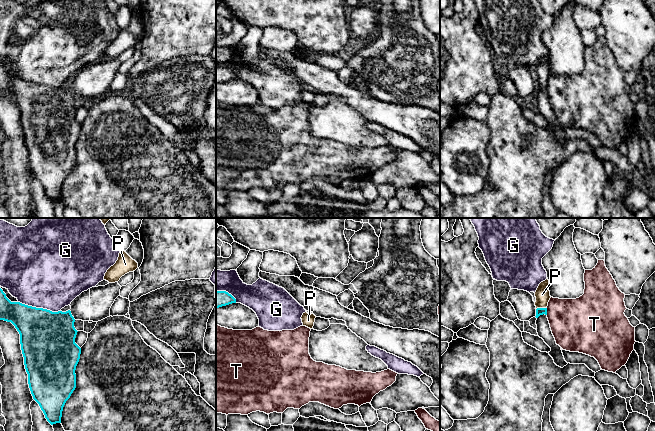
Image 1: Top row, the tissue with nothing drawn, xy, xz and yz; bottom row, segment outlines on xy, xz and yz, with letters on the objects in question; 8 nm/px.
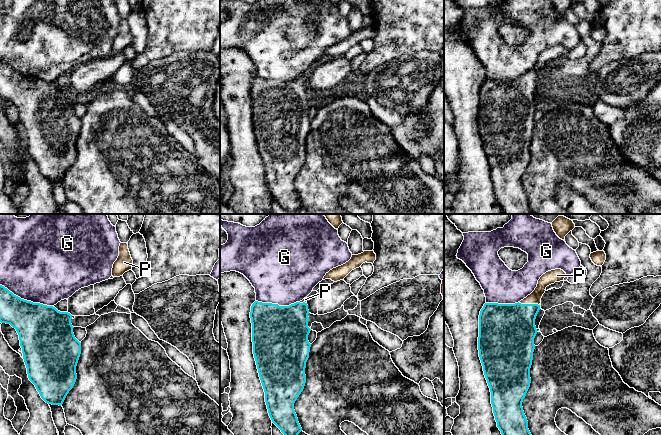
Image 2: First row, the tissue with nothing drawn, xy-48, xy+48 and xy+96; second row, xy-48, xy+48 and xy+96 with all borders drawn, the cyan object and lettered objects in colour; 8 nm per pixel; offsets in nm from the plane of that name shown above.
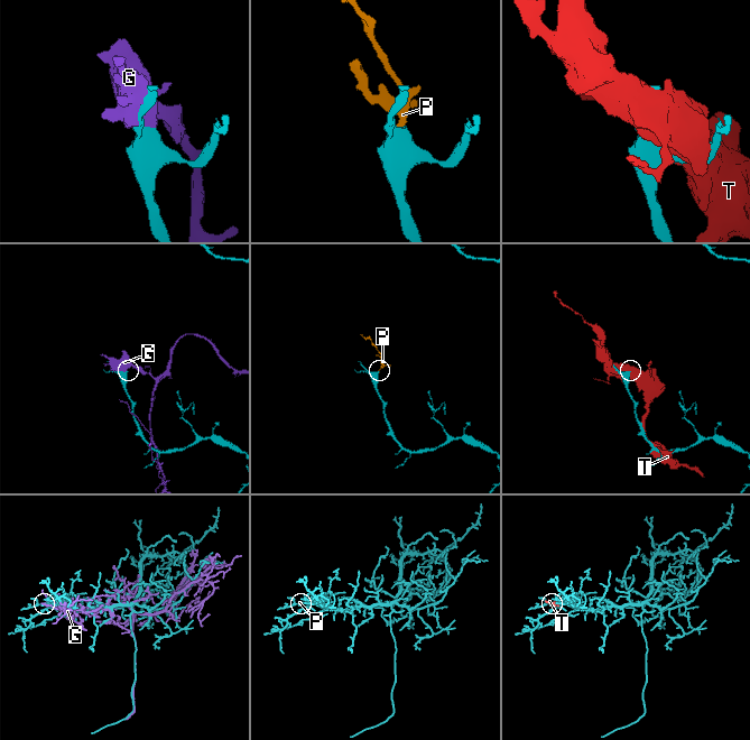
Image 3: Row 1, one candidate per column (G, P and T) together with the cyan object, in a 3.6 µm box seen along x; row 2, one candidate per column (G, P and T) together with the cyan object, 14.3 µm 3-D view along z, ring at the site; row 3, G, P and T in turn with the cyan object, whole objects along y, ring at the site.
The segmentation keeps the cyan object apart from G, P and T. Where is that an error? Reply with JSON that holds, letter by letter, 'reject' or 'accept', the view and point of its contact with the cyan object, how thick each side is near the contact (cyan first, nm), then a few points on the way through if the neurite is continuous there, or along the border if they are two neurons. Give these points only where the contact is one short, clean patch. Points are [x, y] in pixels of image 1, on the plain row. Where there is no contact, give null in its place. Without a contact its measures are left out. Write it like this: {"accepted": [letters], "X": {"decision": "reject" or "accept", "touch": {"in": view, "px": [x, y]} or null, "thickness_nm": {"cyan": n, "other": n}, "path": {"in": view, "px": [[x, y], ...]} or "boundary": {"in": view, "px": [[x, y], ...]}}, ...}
{"accepted": ["P"], "G": {"decision": "reject", "touch": {"in": "xy", "px": [39, 84]}, "thickness_nm": {"cyan": 440, "other": 500}}, "P": {"decision": "accept", "touch": {"in": "yz", "px": [541, 84]}, "thickness_nm": {"cyan": 60, "other": 120}, "path": {"in": "yz", "px": [[539, 87], [541, 84], [542, 70]]}}, "T": {"decision": "reject", "touch": {"in": "yz", "px": [546, 87]}, "thickness_nm": {"cyan": 60, "other": 380}}}

